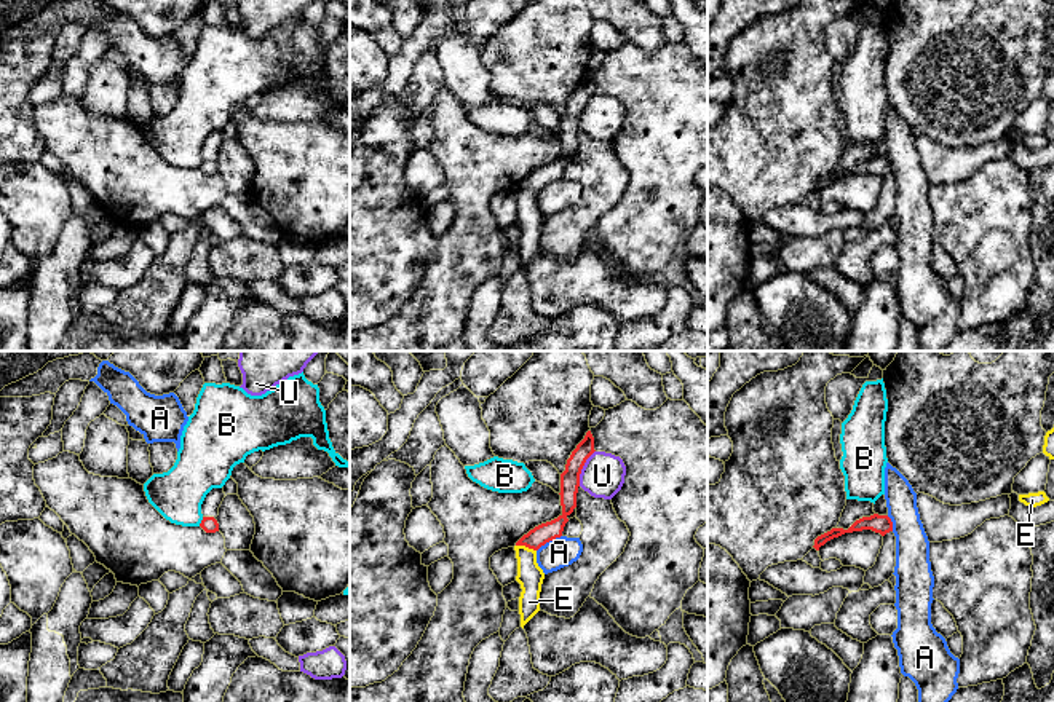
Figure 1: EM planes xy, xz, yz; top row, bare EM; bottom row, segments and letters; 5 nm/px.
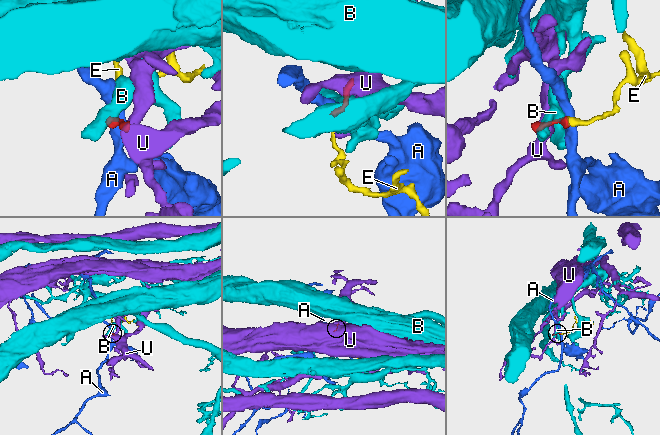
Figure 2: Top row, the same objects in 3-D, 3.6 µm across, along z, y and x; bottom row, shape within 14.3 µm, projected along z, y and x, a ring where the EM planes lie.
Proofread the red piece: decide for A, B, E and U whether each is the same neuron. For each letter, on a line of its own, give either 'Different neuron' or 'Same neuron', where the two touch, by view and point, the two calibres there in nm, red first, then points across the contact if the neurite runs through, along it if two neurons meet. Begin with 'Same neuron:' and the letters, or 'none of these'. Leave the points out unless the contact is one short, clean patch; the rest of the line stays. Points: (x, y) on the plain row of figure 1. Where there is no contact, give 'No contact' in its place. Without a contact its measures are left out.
Same neuron: E
A: Different neuron. Touches red at xz (548, 184). Thickness 100 nm (red) against 150 nm. Boundary: xz (561, 177), (546, 184), (537, 193)
B: Different neuron. Touches red at xy (202, 165). Thickness 80 nm (red) against 260 nm. Boundary: xy (203, 160), (198, 168)
E: Same neuron. Touches red at xz (526, 189). Thickness 100 nm (red) against 130 nm. Path across: xz (543, 176), (526, 189), (526, 206), (530, 219)
U: Different neuron. Touches red at xz (582, 110). Thickness 100 nm (red) against 220 nm. Boundary: xz (594, 93), (582, 112), (578, 128)

